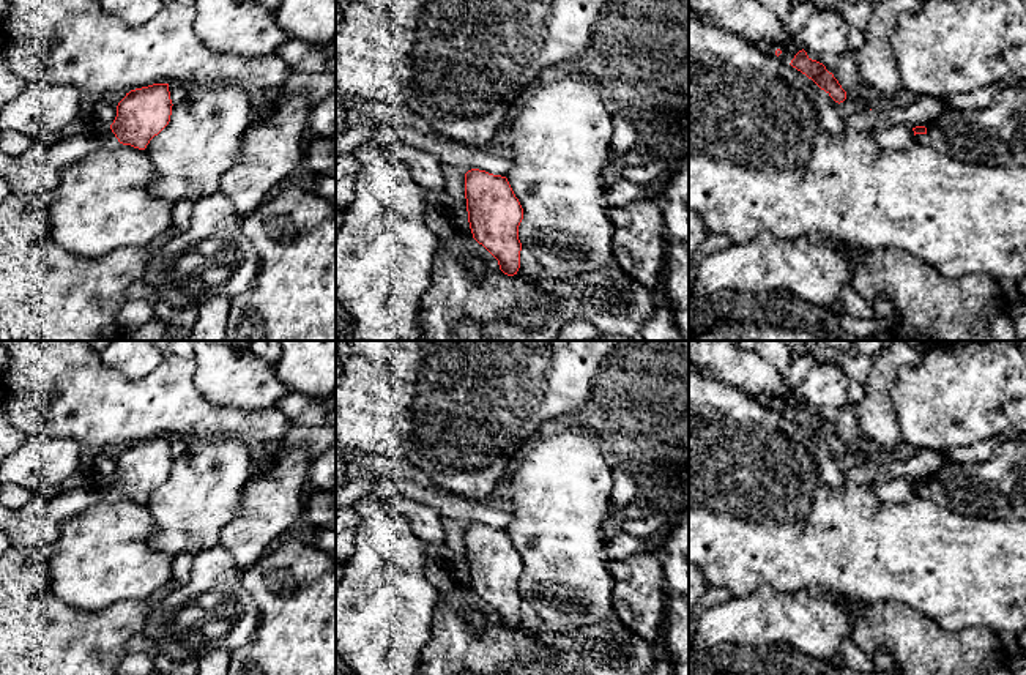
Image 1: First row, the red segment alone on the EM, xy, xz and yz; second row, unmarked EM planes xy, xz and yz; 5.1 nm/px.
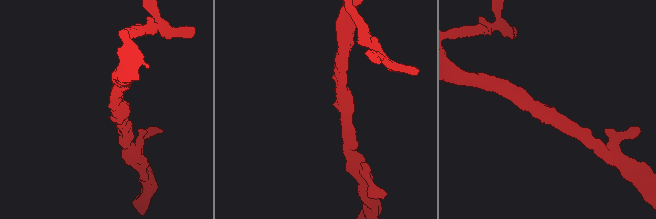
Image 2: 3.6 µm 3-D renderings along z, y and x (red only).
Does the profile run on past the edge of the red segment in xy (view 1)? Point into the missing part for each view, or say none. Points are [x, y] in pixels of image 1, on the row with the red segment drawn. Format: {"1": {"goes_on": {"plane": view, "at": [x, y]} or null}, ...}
{"1": {"goes_on": null}}

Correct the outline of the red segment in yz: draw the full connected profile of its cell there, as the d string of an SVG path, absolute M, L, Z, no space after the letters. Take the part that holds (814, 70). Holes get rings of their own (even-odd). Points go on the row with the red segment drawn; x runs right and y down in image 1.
M799 50L790 63L793 68L812 79L821 90L824 90L835 103L846 99L846 91L826 66L816 60L812 60L807 52Z

